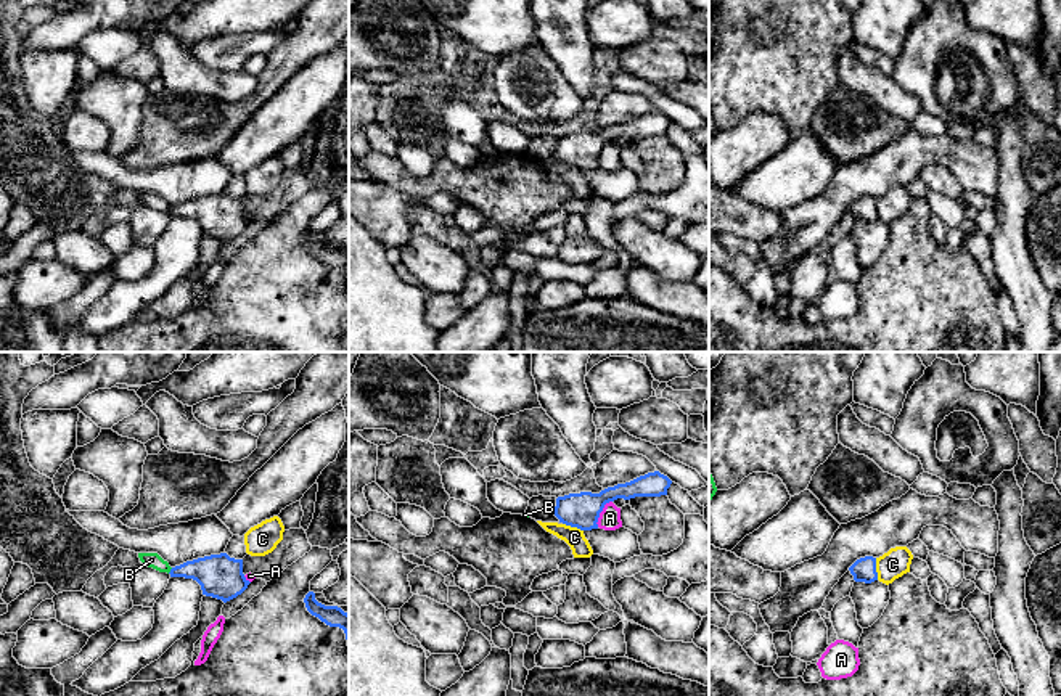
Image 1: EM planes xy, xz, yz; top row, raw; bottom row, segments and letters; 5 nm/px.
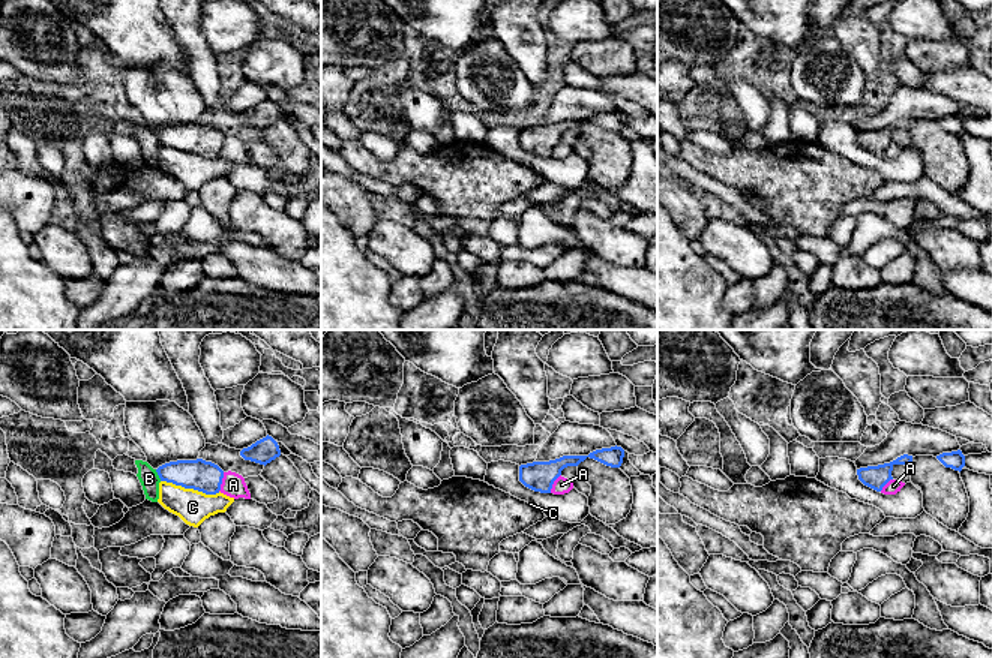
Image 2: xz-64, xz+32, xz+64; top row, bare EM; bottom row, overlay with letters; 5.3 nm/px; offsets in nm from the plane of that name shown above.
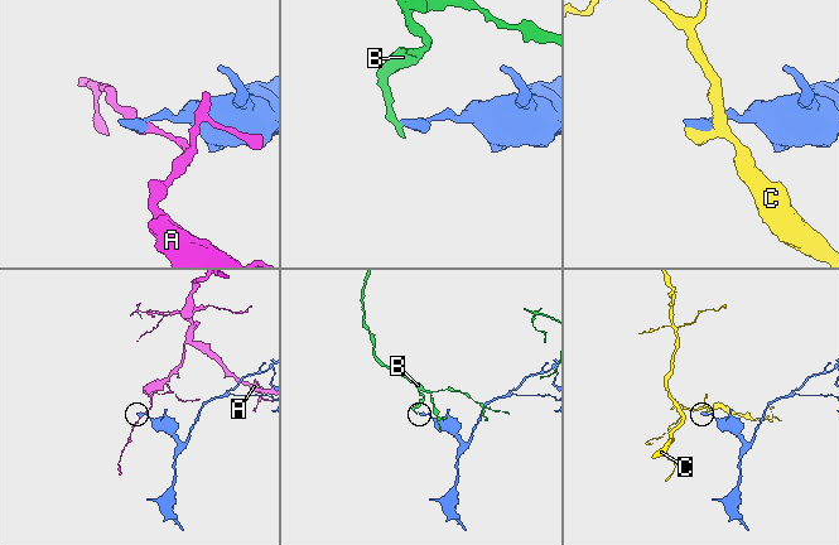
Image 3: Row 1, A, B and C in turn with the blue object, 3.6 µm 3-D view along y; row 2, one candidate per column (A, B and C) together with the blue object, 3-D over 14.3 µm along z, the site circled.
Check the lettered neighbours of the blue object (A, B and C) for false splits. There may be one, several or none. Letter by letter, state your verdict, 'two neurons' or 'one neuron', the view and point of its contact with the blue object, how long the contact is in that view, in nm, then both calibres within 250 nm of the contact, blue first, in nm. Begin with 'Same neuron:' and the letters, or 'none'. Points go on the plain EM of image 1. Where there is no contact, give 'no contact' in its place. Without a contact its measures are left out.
Same neuron: none
A: two neurons; contact xz (600, 151); length 150 nm; calibres 180 and 110 nm
B: two neurons; contact xy (171, 211); length 40 nm; calibres 220 and 80 nm
C: two neurons; contact yz (875, 209); length 110 nm; calibres 120 and 140 nm

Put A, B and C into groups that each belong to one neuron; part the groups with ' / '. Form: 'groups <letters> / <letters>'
groups A / B / C

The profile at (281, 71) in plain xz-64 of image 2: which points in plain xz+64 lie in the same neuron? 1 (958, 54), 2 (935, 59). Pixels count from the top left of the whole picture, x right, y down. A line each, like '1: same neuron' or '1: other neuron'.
1: same neuron
2: same neuron

